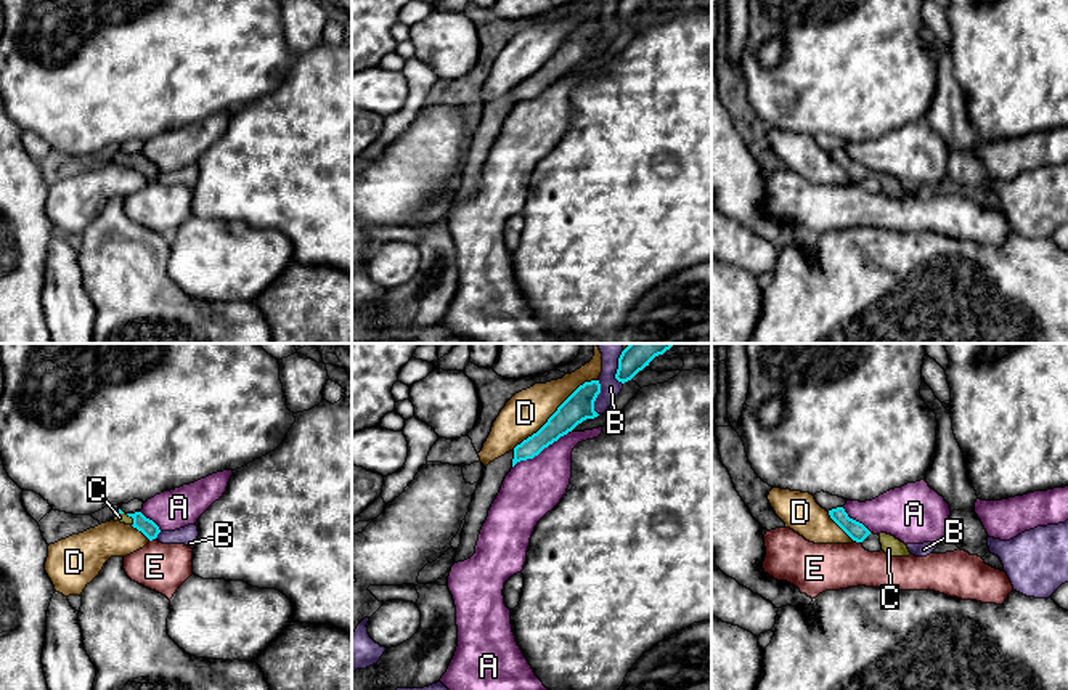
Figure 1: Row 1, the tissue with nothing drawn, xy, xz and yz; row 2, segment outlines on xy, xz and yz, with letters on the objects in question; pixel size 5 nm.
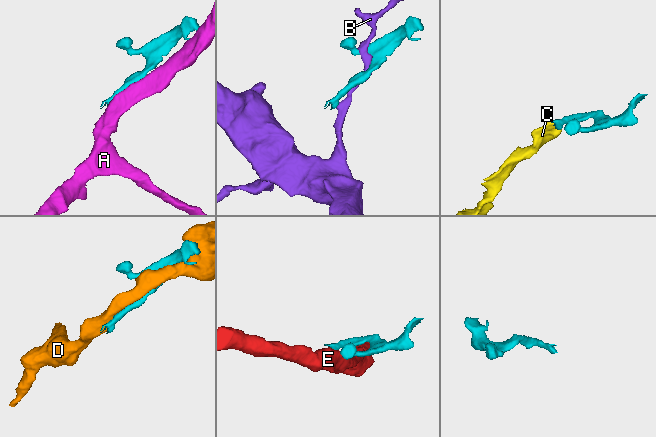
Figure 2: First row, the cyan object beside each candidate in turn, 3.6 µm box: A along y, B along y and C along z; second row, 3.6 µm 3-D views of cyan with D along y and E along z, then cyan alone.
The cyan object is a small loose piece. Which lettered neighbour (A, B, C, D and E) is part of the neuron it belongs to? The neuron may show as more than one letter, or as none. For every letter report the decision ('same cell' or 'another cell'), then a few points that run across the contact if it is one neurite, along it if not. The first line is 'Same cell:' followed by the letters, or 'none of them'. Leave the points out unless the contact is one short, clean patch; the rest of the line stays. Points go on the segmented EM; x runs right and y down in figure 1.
Same cell: C
A: another cell
B: another cell
C: same cell; line xy (140, 522), (127, 514), (119, 517)
D: another cell
E: another cell; line xy (154, 538), (150, 541)

